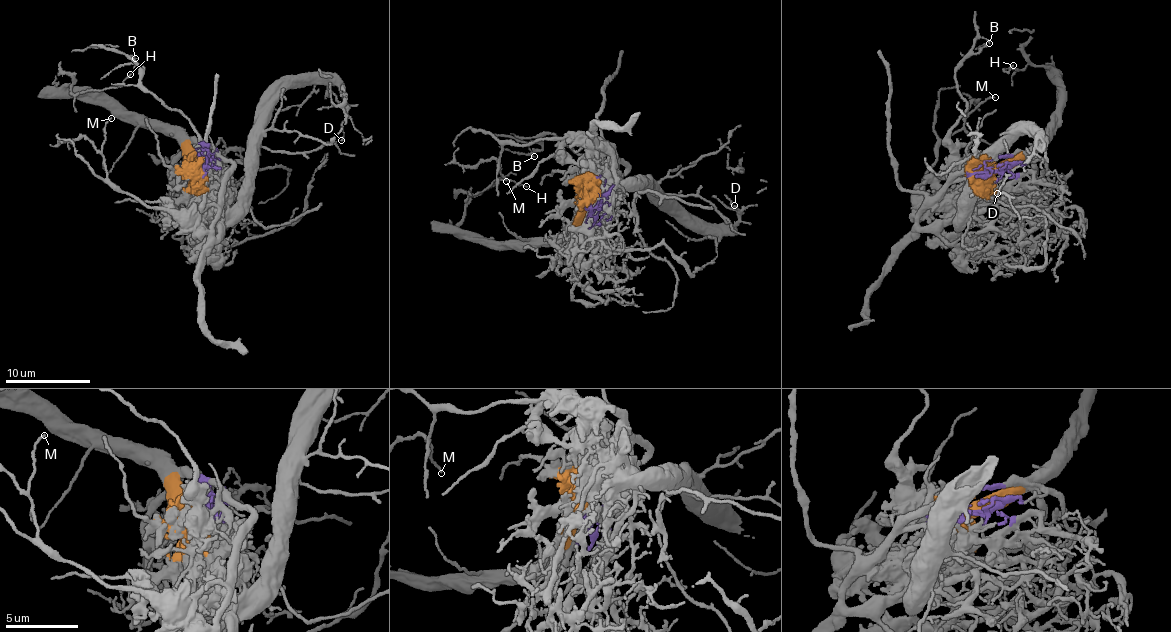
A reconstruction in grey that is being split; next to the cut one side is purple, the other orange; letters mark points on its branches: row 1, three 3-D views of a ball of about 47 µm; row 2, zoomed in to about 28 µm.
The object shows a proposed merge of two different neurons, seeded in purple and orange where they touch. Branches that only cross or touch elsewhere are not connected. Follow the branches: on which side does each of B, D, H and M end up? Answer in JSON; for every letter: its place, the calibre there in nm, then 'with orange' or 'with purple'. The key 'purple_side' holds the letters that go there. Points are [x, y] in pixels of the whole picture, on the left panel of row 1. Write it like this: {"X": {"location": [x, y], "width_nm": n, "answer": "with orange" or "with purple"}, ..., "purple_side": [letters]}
{"B": {"location": [135, 58], "width_nm": 130, "answer": "with orange"}, "D": {"location": [341, 140], "width_nm": 130, "answer": "with orange"}, "H": {"location": [130, 74], "width_nm": 120, "answer": "with orange"}, "M": {"location": [111, 118], "width_nm": 160, "answer": "with orange"}, "purple_side": []}

